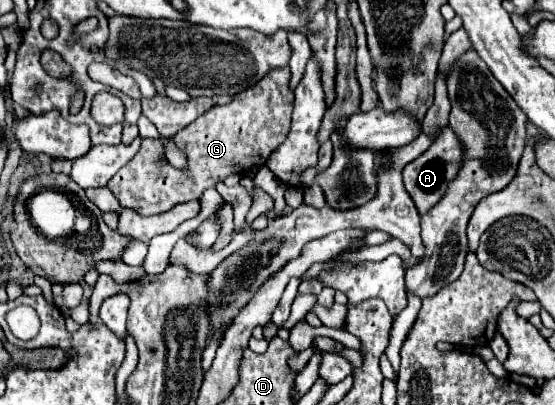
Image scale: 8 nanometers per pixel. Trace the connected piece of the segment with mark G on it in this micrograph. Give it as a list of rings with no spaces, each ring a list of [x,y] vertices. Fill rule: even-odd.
[[[288,66],[270,70],[258,84],[250,86],[250,90],[244,90],[244,92],[236,94],[230,104],[212,106],[208,112],[204,112],[192,124],[188,124],[186,128],[176,132],[172,136],[172,140],[186,154],[188,164],[186,164],[184,170],[178,170],[176,166],[172,166],[166,160],[162,138],[144,138],[142,148],[138,150],[138,154],[126,166],[122,166],[116,172],[116,176],[112,176],[108,180],[106,186],[118,198],[122,208],[130,208],[130,210],[134,210],[142,216],[152,216],[152,214],[168,212],[170,208],[174,208],[180,202],[198,200],[206,188],[214,188],[216,182],[224,182],[228,176],[234,176],[238,172],[246,174],[252,168],[264,166],[268,156],[284,142],[284,138],[290,130],[290,114],[292,114],[292,108],[294,108],[294,90],[290,88],[290,76],[292,74],[290,74]]]

